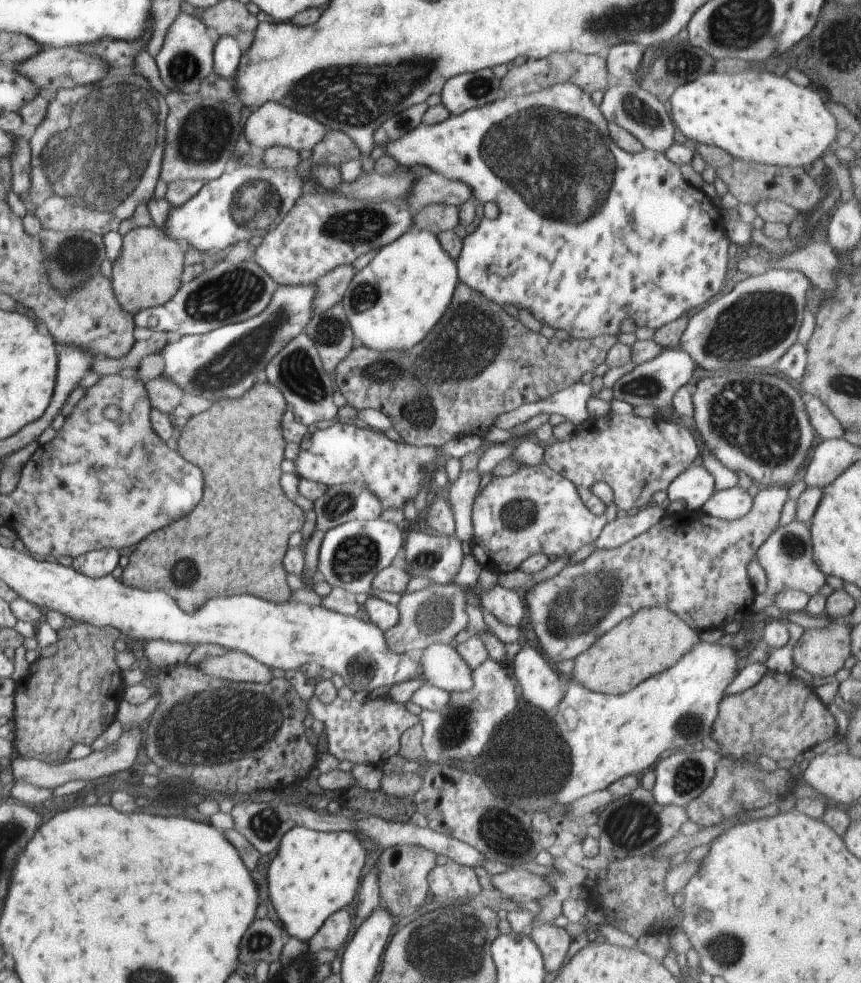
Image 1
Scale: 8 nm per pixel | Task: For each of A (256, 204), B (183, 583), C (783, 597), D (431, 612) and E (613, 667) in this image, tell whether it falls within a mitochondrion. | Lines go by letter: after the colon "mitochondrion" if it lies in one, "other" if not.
A: mitochondrion
B: mitochondrion
C: other
D: mitochondrion
E: other

